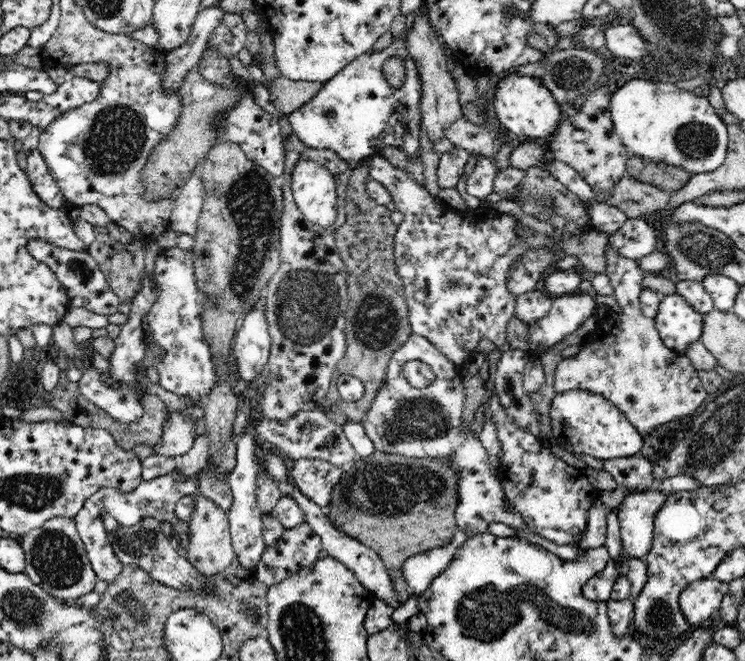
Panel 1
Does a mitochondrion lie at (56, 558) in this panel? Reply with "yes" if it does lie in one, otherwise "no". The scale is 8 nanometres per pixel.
yes

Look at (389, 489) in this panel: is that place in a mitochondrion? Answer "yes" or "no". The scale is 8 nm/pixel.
yes

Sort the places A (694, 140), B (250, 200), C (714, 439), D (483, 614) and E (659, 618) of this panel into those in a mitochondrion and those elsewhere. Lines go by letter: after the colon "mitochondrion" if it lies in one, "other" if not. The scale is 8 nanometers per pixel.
A: mitochondrion
B: mitochondrion
C: mitochondrion
D: mitochondrion
E: mitochondrion

